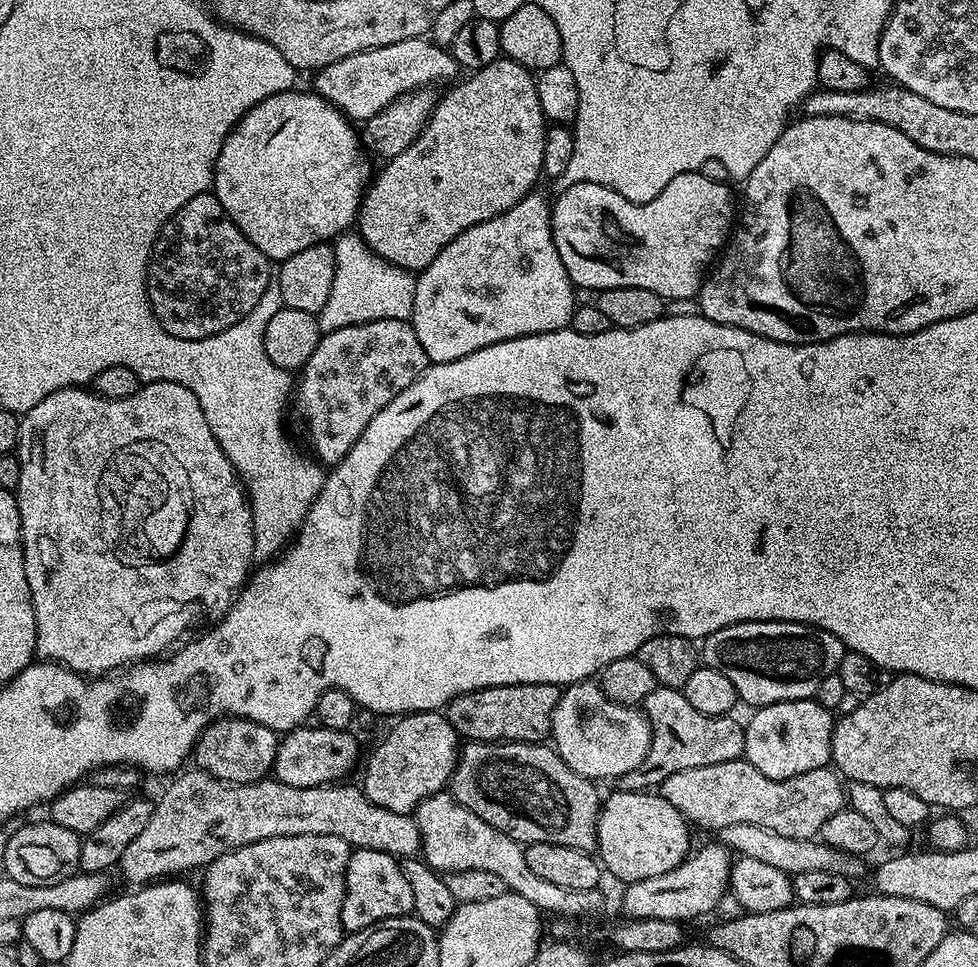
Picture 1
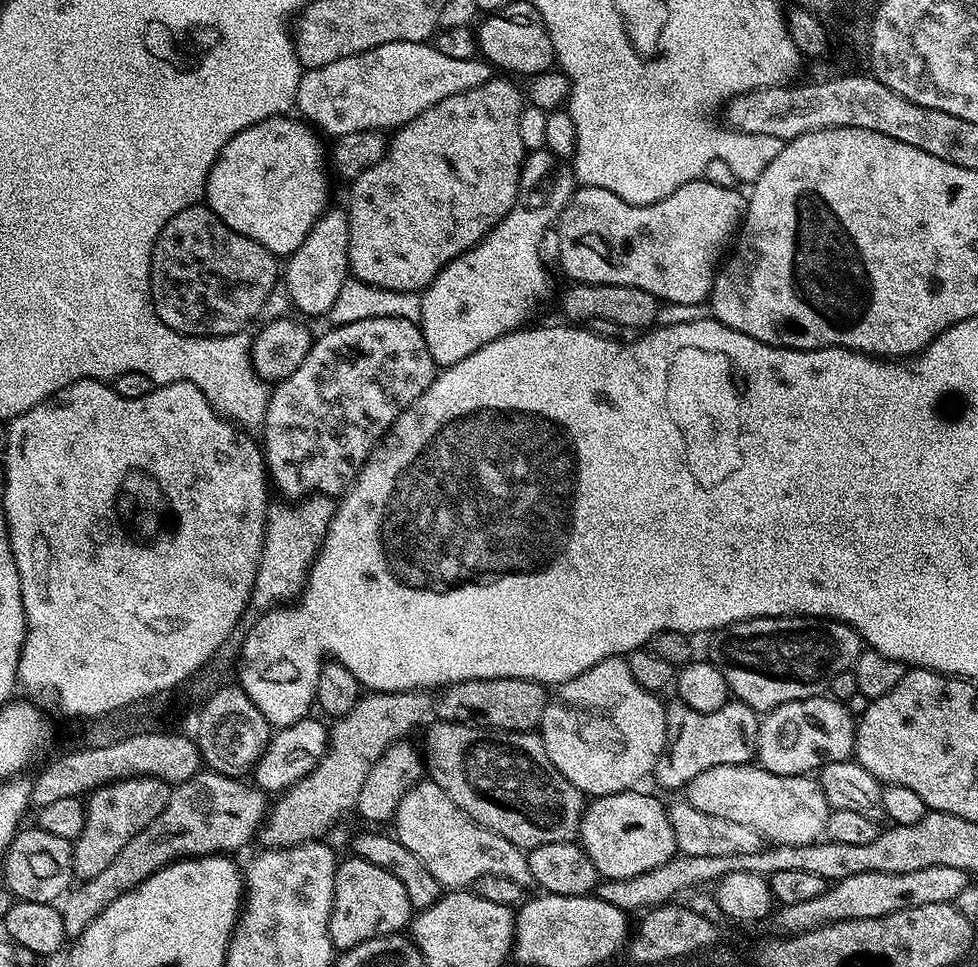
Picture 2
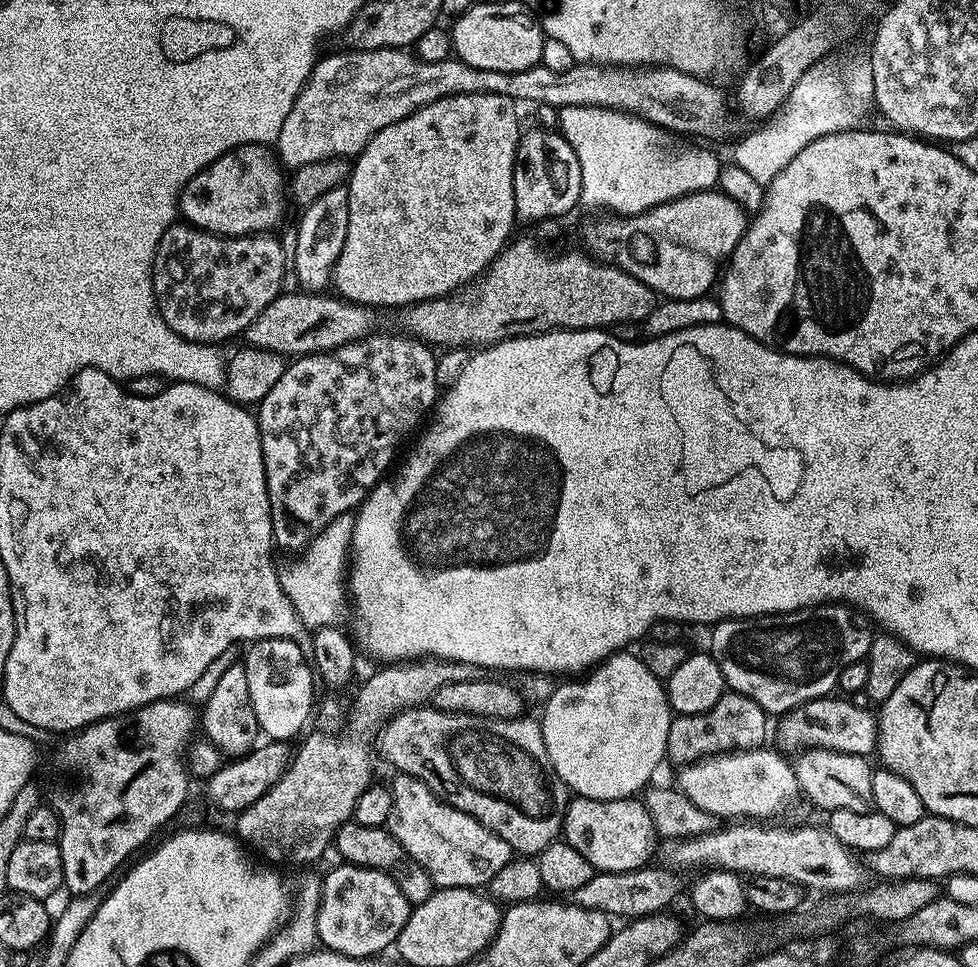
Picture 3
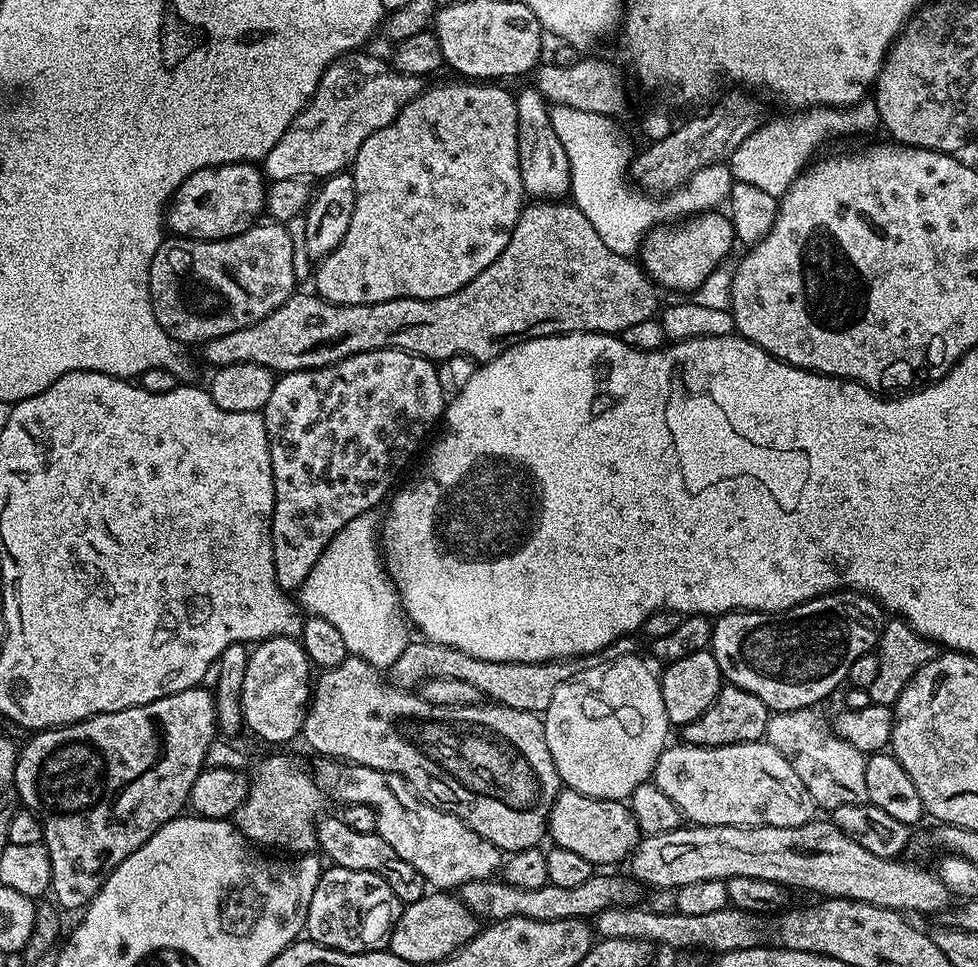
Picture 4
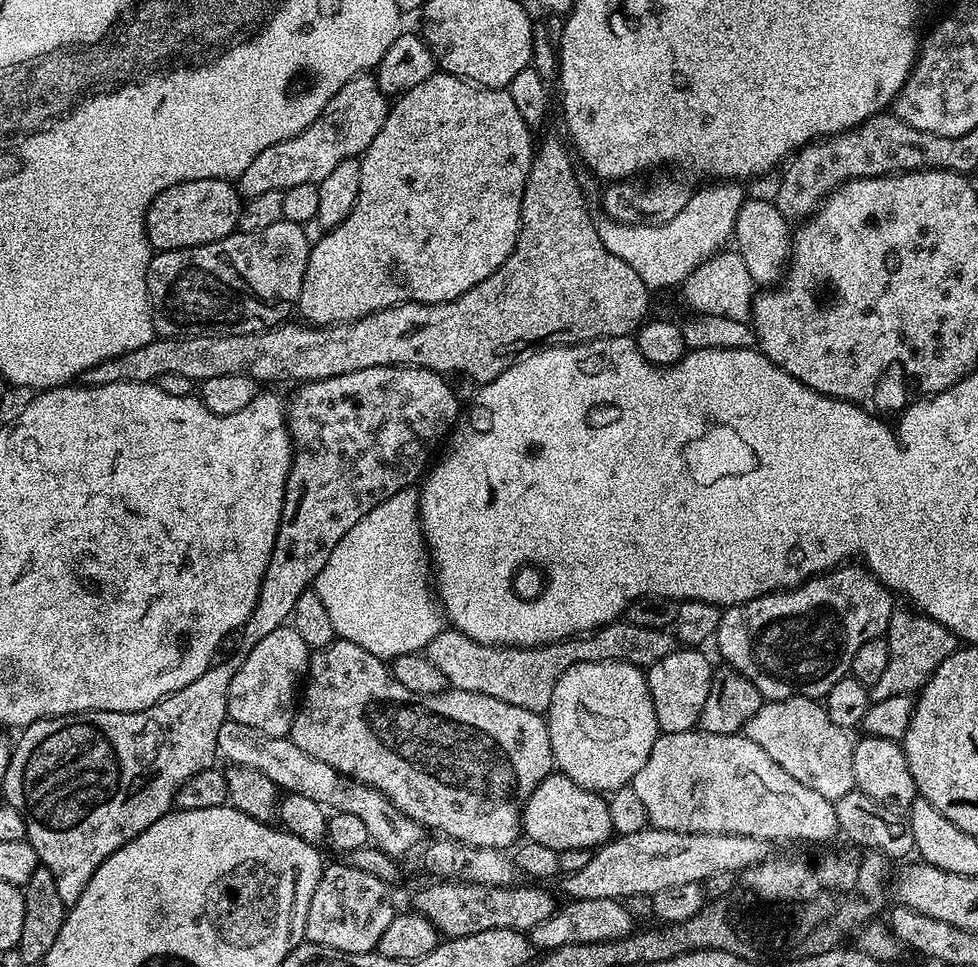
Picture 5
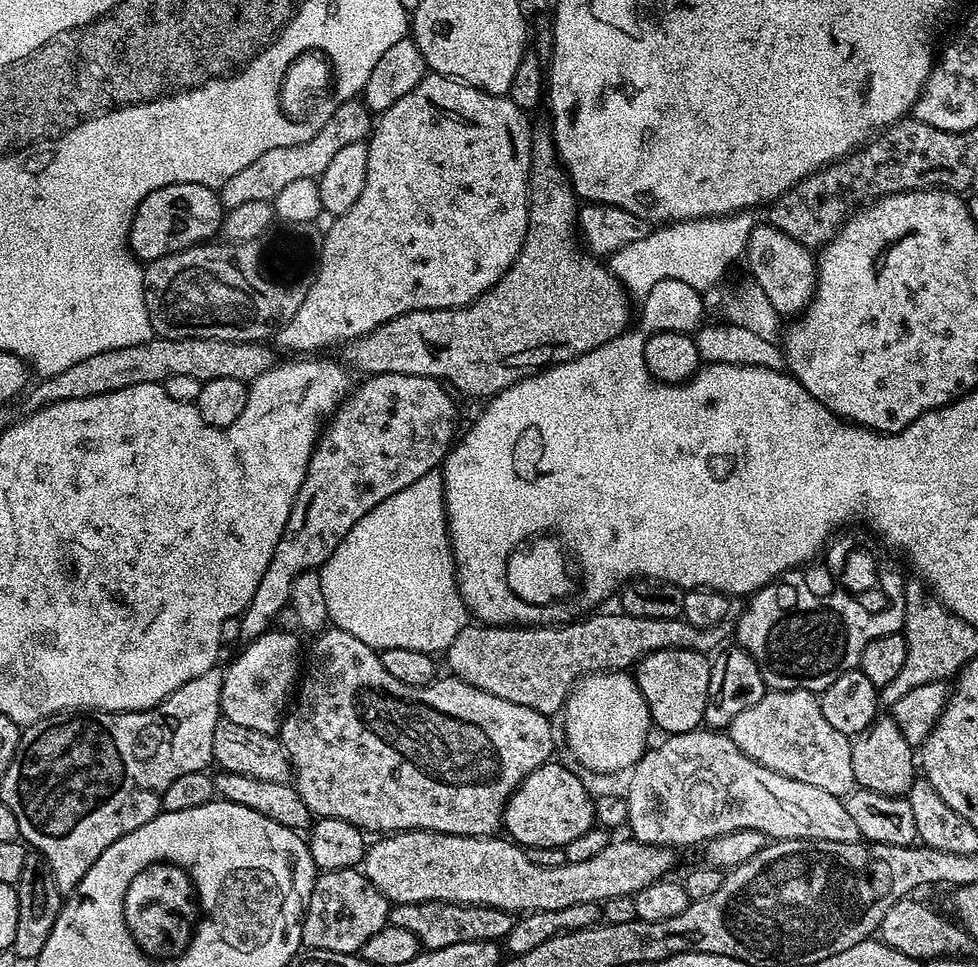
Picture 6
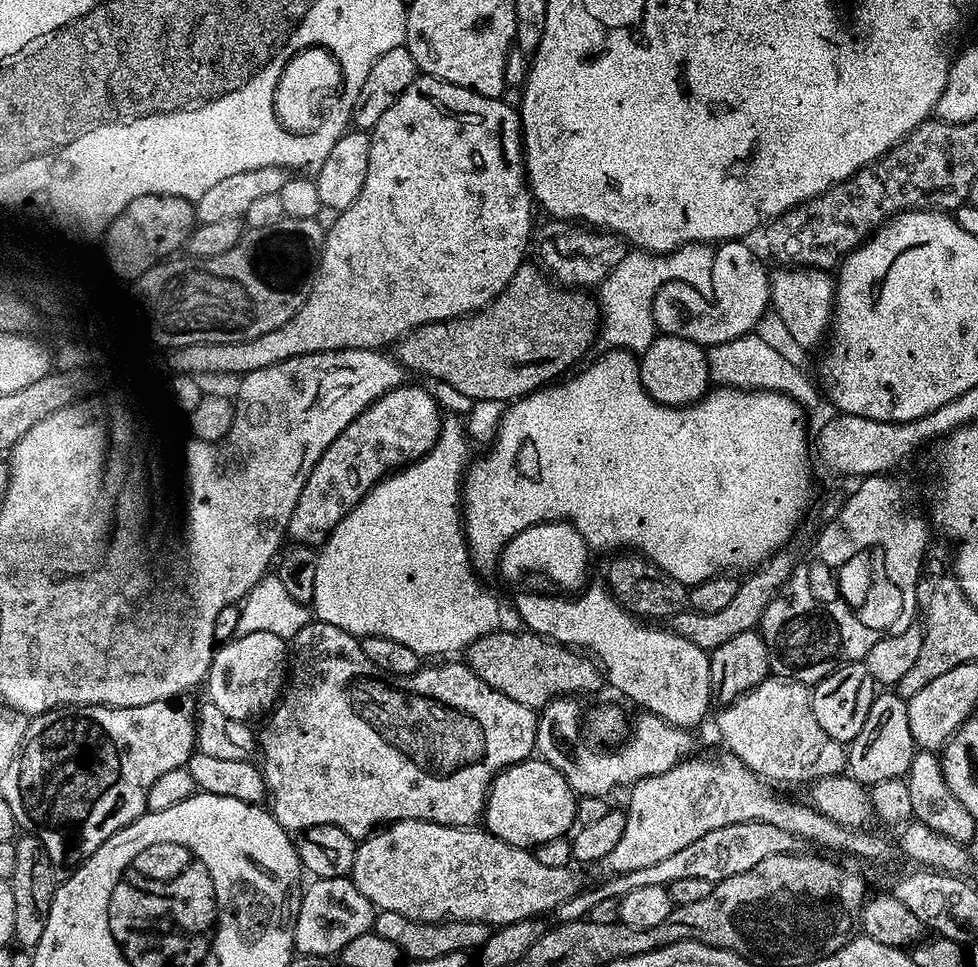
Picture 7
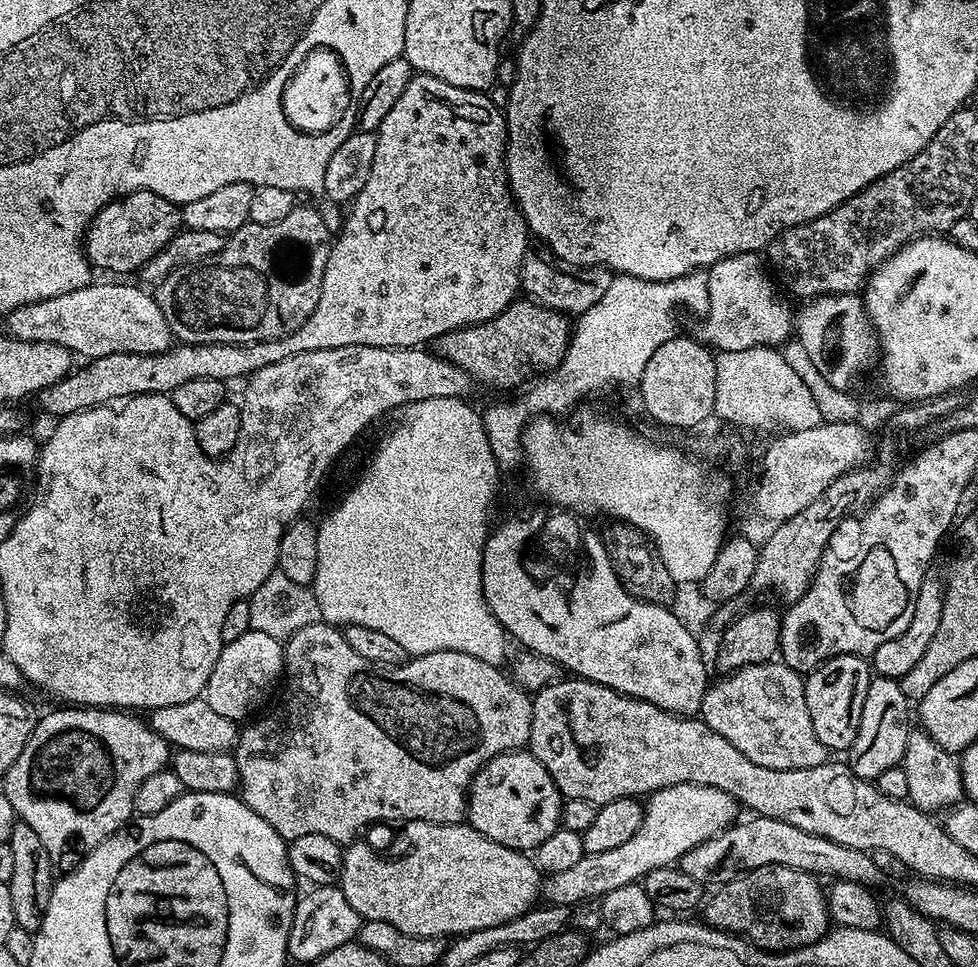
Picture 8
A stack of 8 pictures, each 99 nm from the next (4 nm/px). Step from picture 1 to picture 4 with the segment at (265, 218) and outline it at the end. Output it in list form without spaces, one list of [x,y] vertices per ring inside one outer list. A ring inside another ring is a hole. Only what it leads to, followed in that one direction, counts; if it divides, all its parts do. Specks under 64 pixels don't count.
[[[252,162],[238,164],[220,164],[217,168],[203,168],[190,178],[186,178],[172,195],[166,205],[166,228],[173,237],[185,240],[225,240],[231,236],[242,234],[246,229],[257,223],[258,217],[264,212],[264,193],[266,177],[259,167]]]

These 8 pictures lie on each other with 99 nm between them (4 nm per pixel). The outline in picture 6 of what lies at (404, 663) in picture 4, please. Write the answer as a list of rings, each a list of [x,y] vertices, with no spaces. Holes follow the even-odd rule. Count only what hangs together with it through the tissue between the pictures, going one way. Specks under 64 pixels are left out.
[[[619,610],[613,612],[613,616],[592,616],[589,620],[578,621],[577,624],[561,623],[559,626],[465,626],[446,649],[448,668],[452,671],[449,673],[455,679],[464,680],[486,694],[494,694],[494,698],[506,698],[506,702],[530,706],[530,710],[538,710],[544,716],[552,718],[555,717],[555,712],[557,715],[563,709],[569,692],[585,674],[628,670],[650,654],[662,650],[681,648],[712,654],[734,632],[733,625],[728,622],[716,624],[712,628],[699,628],[682,618],[634,618],[625,616]]]

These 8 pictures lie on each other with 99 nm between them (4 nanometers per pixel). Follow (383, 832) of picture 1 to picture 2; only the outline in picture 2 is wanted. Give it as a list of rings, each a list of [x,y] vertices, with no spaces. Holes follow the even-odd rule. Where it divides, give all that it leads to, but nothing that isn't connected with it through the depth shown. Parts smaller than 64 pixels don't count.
[[[201,770],[194,774],[194,778],[186,778],[186,782],[175,785],[172,788],[170,798],[166,802],[166,810],[146,826],[139,834],[134,834],[126,846],[122,846],[122,851],[106,866],[106,870],[101,870],[99,874],[94,874],[94,878],[81,880],[63,897],[59,905],[62,914],[62,926],[65,937],[75,938],[110,906],[110,902],[118,902],[122,894],[134,890],[146,878],[150,878],[158,870],[162,870],[166,865],[174,863],[175,860],[187,860],[194,856],[219,856],[221,854],[236,854],[239,848],[244,848],[248,843],[257,839],[260,825],[264,823],[269,811],[270,800],[265,793],[251,783],[241,782],[239,779],[223,776],[211,770]]]

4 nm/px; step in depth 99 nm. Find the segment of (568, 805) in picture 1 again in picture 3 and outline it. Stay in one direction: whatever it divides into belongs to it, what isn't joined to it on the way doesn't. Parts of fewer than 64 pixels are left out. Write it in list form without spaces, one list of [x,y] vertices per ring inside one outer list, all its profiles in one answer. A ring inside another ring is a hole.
[[[431,706],[407,708],[407,710],[399,712],[393,720],[388,721],[384,725],[378,737],[378,748],[379,751],[380,748],[384,751],[385,758],[397,768],[395,770],[397,773],[413,776],[422,782],[426,782],[426,786],[434,795],[442,797],[450,806],[454,806],[458,810],[470,814],[482,826],[486,826],[494,834],[498,834],[498,838],[502,838],[502,842],[506,842],[512,847],[513,853],[519,854],[524,858],[532,858],[546,846],[550,846],[561,835],[564,826],[564,811],[568,808],[570,790],[556,777],[556,773],[552,770],[552,763],[546,754],[546,746],[544,745],[539,723],[535,719],[533,721],[528,719],[491,720],[490,718],[482,718],[481,716],[458,714],[457,712],[440,712]]]

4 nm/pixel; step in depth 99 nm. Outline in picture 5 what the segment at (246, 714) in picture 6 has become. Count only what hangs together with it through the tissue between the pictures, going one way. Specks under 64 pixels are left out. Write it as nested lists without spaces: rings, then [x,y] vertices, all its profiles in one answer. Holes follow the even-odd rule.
[[[290,626],[266,634],[262,642],[247,649],[238,674],[230,682],[228,714],[242,726],[250,726],[261,736],[287,737],[292,731],[292,718],[298,707],[298,689],[305,679],[310,650]]]

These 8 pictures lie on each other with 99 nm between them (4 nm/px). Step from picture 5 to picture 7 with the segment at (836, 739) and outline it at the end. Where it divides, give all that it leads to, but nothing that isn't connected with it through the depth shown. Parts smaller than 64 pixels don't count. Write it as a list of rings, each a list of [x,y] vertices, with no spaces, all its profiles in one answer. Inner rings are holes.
[[[779,678],[763,680],[756,688],[751,688],[744,696],[719,709],[716,716],[716,728],[724,739],[724,744],[731,755],[736,756],[751,772],[765,781],[781,780],[784,784],[811,785],[827,776],[839,776],[846,768],[846,748],[822,726],[818,726],[818,718],[814,718],[812,694],[807,684],[785,682]]]

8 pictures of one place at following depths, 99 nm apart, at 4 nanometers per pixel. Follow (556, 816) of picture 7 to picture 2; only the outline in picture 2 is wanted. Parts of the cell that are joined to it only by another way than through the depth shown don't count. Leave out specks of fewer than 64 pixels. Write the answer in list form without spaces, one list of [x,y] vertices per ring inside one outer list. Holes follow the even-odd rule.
[[[641,790],[615,792],[609,796],[598,796],[587,801],[584,817],[580,823],[578,843],[586,850],[590,862],[594,862],[597,873],[609,880],[618,878],[634,878],[634,874],[646,874],[646,870],[654,870],[654,866],[662,866],[662,862],[677,855],[674,842],[674,830],[670,827],[670,818],[665,801],[651,796]]]

